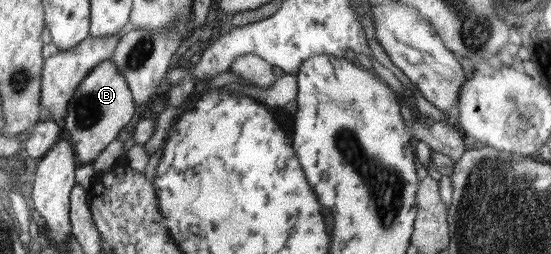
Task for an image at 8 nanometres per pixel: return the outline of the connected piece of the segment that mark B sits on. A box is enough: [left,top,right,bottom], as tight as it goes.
[61,58,135,165]

